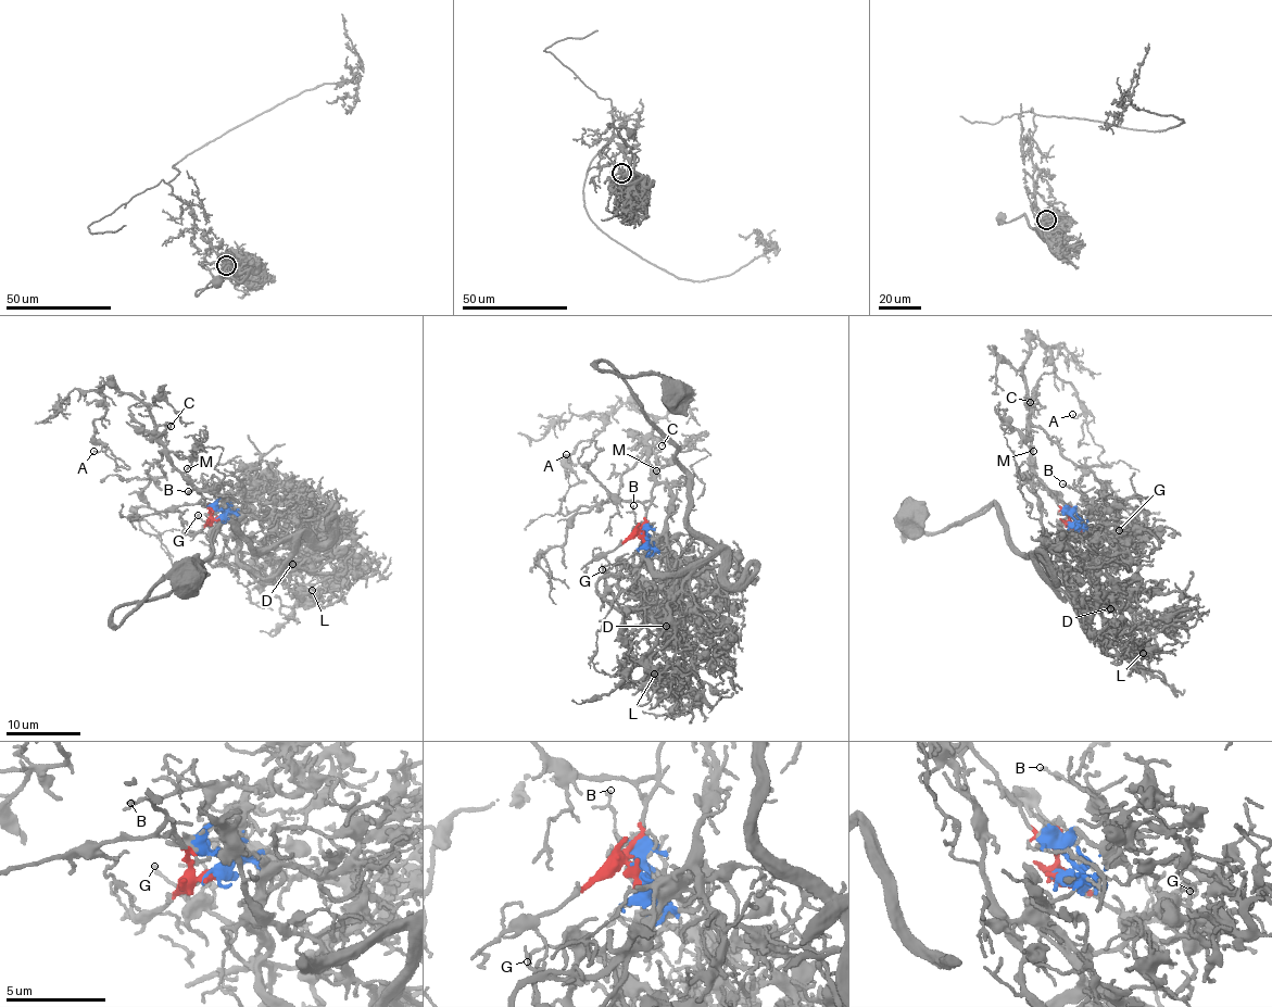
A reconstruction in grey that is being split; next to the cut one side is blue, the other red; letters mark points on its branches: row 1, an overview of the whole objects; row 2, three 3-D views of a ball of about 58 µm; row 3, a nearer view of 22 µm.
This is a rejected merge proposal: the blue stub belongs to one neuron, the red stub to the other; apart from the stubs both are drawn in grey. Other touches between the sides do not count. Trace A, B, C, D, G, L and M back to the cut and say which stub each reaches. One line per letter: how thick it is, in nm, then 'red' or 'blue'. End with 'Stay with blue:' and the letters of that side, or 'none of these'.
A: calibre 120 nm; red
B: calibre 90 nm; blue
C: calibre 130 nm; red
D: calibre 120 nm; blue
G: calibre 120 nm; blue
L: calibre 130 nm; blue
M: calibre 130 nm; red
Stay with blue: B, D, G, L

